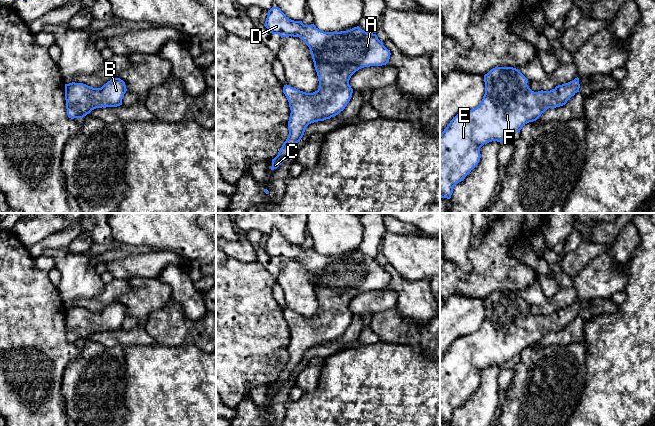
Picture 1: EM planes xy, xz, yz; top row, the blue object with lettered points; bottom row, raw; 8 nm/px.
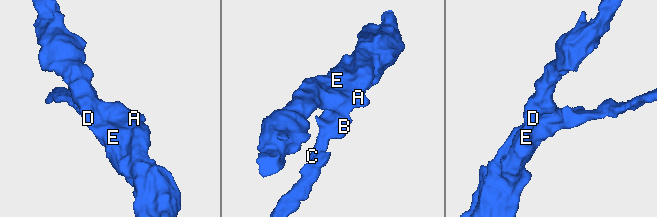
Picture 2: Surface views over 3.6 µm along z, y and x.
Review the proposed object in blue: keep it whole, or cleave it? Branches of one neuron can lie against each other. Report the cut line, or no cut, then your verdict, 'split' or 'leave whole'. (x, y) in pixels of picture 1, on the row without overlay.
no cut | leave whole

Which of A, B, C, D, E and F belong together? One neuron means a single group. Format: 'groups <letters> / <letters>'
groups A B C D E F

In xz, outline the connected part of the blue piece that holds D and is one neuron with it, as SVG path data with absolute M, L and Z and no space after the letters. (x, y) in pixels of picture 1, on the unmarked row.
M272 231L268 235L264 250L270 257L279 258L281 262L293 260L303 264L310 273L319 305L319 312L313 317L306 317L287 308L284 309L283 317L291 334L288 345L289 359L278 379L272 383L271 394L274 394L285 385L295 368L301 364L309 348L330 343L345 333L353 317L349 309L351 300L364 291L386 289L391 277L376 258L366 256L359 250L347 255L324 256L314 248L304 249L302 245L289 243L278 231Z

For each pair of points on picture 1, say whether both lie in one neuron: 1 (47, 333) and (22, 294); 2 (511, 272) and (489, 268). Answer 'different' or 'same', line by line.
1: same
2: same

